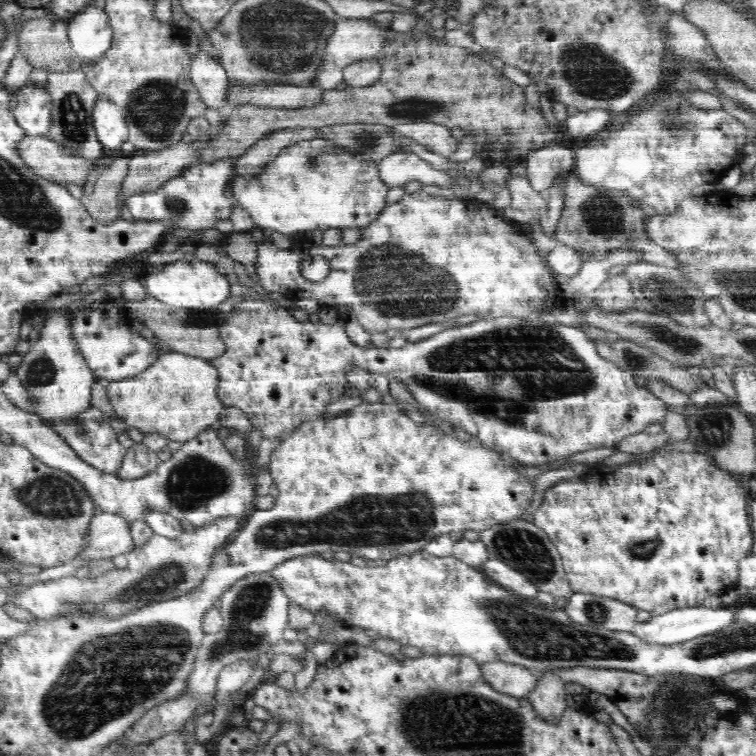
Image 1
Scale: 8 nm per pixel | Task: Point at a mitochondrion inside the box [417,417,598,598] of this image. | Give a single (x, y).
(525, 549)

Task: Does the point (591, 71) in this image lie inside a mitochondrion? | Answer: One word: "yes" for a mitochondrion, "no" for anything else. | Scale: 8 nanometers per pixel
yes

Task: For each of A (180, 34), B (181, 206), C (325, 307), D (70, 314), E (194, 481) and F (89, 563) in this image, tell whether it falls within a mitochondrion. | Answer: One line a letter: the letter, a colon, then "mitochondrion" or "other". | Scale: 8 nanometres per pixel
A: other
B: mitochondrion
C: other
D: other
E: mitochondrion
F: other

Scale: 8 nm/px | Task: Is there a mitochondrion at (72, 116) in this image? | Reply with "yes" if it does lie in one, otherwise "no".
yes

